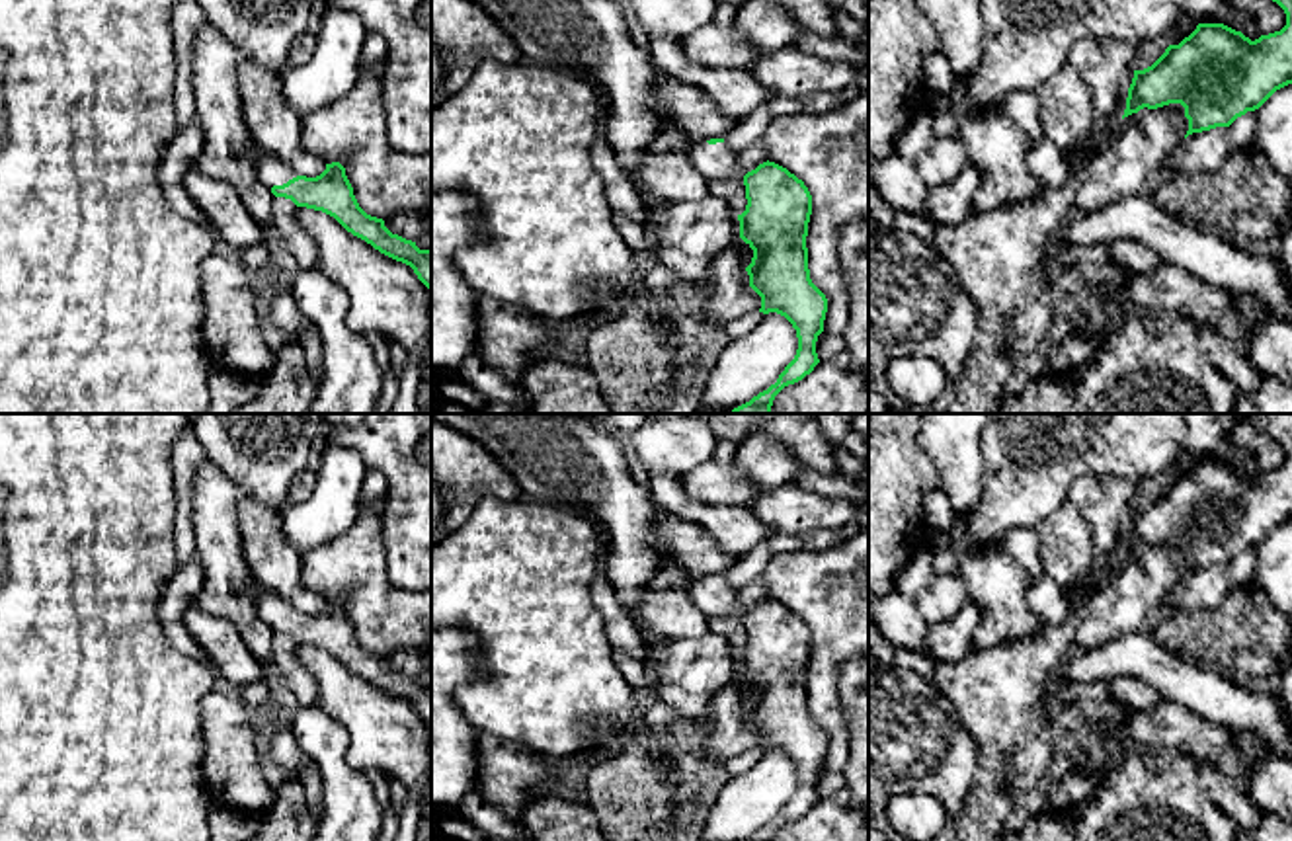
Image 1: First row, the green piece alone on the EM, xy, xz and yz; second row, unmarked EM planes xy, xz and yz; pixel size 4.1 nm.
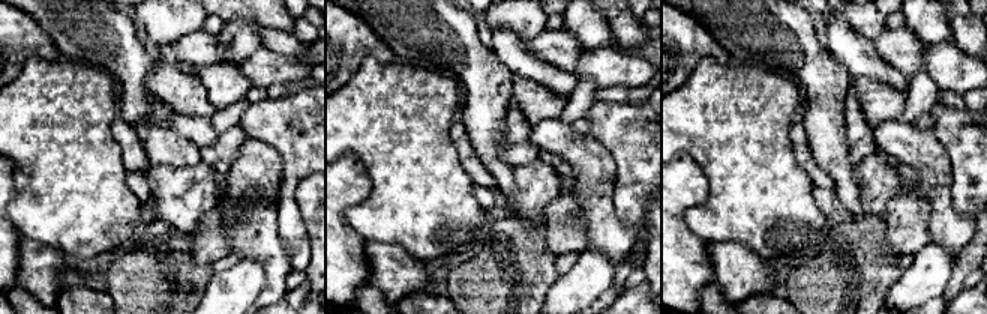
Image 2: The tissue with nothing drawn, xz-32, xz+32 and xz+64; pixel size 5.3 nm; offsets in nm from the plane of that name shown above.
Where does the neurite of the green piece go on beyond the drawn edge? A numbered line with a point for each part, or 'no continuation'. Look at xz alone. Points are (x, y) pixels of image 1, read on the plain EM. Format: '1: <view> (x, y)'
1: xz (717, 598)

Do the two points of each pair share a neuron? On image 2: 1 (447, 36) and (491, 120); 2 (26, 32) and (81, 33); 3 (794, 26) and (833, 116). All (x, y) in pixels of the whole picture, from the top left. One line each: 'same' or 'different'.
1: same
2: different
3: same

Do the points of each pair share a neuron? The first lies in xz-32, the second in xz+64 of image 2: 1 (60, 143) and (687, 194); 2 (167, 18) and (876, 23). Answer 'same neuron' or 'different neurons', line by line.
1: different neurons
2: same neuron

